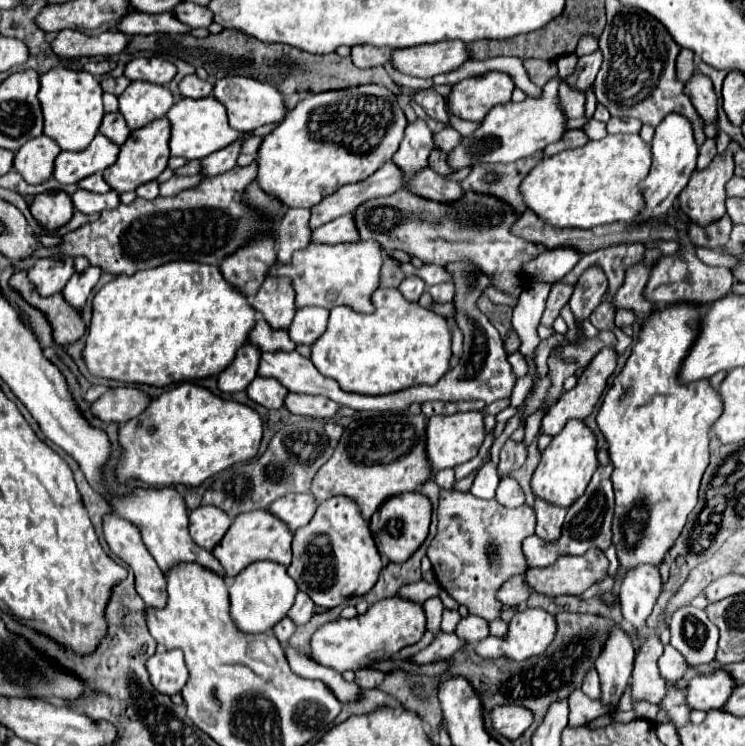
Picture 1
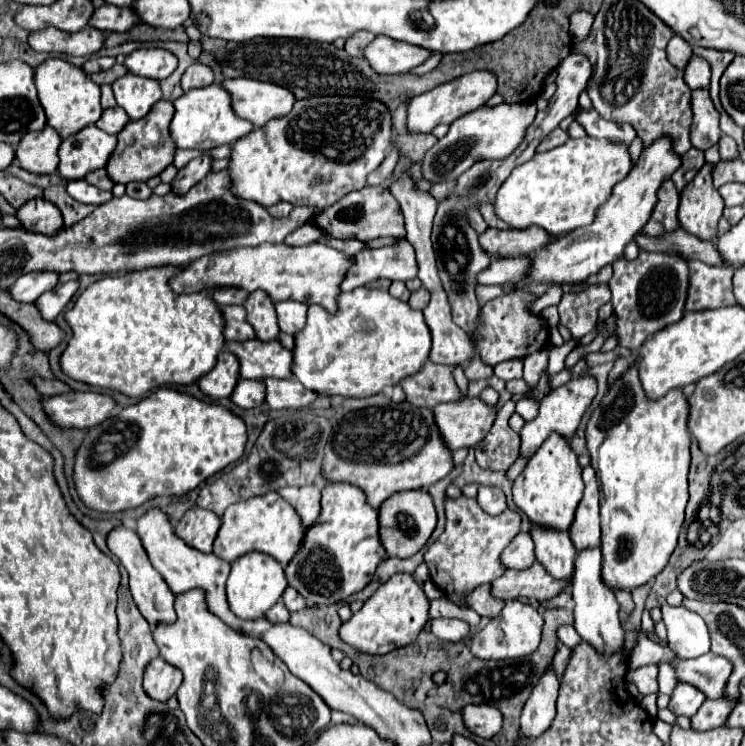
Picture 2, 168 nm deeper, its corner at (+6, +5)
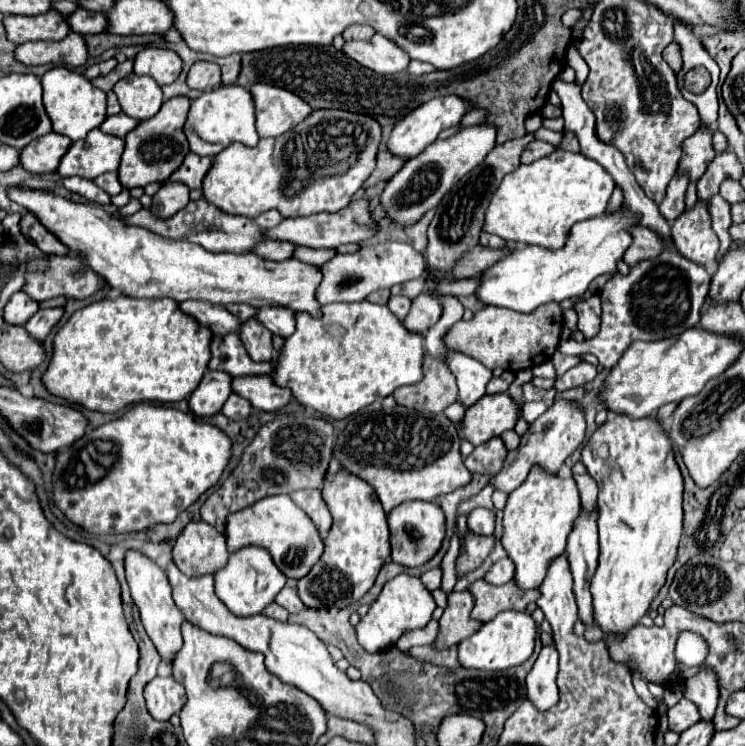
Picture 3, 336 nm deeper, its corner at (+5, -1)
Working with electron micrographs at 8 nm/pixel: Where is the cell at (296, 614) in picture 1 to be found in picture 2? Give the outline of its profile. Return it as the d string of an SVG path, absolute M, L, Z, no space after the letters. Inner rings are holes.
M286 587L284 595L282 595L282 601L284 601L284 605L288 607L288 611L300 611L300 609L306 607L304 597L302 597L294 587Z

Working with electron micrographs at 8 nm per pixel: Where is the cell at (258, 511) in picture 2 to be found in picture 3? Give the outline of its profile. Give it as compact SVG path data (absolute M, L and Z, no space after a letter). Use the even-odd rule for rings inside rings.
M289 495L285 497L267 497L257 503L253 503L249 509L243 509L241 513L231 513L227 517L227 551L235 553L237 549L255 545L269 551L275 565L289 577L289 579L301 579L315 561L319 561L323 553L323 541L313 525L313 521L299 509Z

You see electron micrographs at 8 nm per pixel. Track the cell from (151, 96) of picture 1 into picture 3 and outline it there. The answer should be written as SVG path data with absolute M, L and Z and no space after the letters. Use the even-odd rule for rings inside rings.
M129 73L121 81L117 81L113 91L119 99L121 111L129 117L135 117L137 121L153 117L163 105L161 87L151 77Z

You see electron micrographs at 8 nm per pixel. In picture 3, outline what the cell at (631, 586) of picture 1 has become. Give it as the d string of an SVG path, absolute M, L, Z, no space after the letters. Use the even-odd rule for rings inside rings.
M701 667L693 677L685 681L685 693L683 697L691 699L701 713L701 719L713 719L713 713L717 709L719 701L719 685L717 685L717 673L711 667Z

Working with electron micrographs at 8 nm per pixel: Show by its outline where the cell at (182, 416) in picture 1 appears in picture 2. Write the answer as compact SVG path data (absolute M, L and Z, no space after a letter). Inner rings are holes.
M162 387L146 395L136 405L130 405L116 415L108 417L96 427L86 431L76 455L74 455L74 485L80 501L100 513L118 513L126 509L140 507L156 495L186 495L196 489L214 473L222 471L226 465L236 463L244 453L246 425L232 411L216 405L198 401L186 393Z

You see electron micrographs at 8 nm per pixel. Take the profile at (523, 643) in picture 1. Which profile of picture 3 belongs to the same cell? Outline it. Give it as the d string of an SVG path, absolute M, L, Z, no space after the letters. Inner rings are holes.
M505 611L499 613L495 619L483 623L483 627L459 643L459 661L467 669L481 669L481 671L499 671L521 665L527 661L535 649L537 639L537 625L527 611Z

